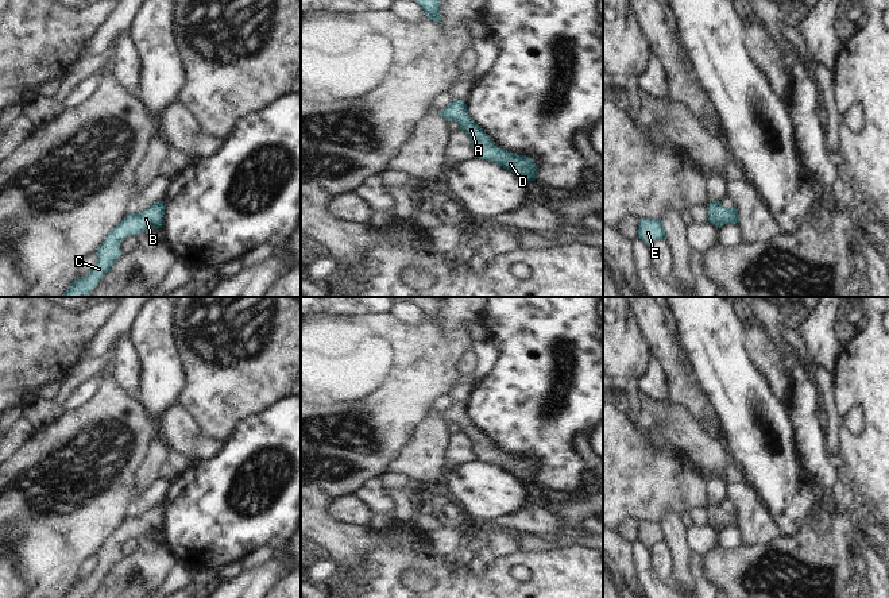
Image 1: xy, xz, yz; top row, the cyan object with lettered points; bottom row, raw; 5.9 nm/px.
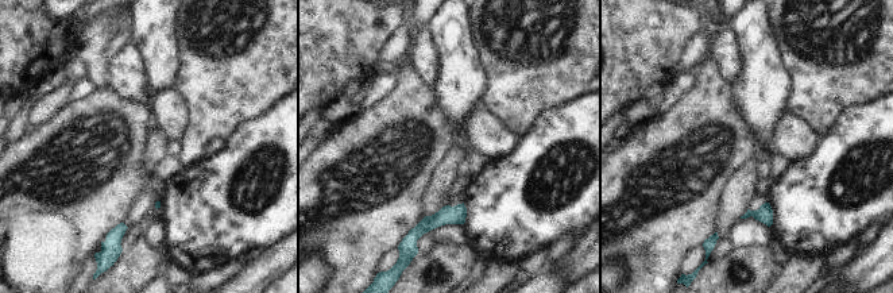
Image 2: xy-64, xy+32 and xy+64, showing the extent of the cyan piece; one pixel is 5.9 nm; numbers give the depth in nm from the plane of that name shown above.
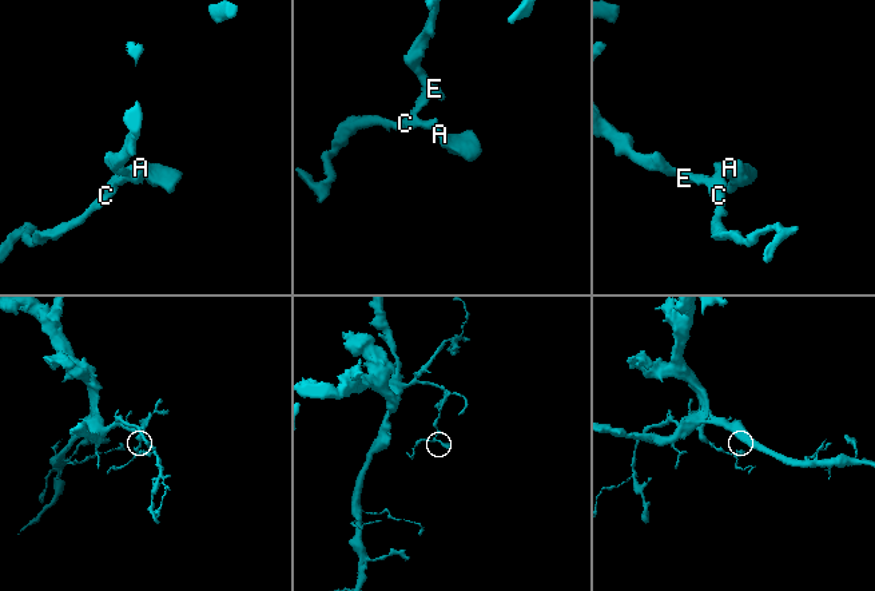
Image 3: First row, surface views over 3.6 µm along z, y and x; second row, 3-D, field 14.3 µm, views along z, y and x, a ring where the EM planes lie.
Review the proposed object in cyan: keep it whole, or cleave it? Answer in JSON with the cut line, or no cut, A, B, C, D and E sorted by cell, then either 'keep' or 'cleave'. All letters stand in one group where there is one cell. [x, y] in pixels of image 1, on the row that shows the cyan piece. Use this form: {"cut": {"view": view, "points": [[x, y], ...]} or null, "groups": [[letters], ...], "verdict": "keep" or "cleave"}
{"cut": null, "groups": [["A", "B", "C", "D", "E"]], "verdict": "keep"}

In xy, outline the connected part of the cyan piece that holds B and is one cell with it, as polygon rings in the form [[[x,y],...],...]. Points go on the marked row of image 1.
[[[163,201],[148,205],[140,213],[127,213],[96,250],[97,261],[90,273],[85,277],[77,277],[61,297],[86,297],[123,254],[120,244],[124,238],[146,232],[150,228],[161,228],[163,225],[163,215]]]

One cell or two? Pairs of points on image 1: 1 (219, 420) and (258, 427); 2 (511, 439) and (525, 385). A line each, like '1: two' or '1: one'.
1: two
2: one

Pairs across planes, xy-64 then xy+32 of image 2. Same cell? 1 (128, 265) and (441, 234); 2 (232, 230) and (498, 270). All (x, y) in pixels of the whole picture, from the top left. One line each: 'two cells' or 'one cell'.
1: two cells
2: two cells

